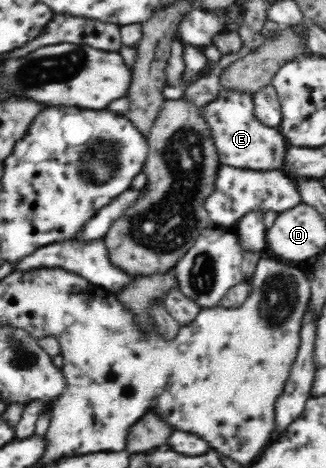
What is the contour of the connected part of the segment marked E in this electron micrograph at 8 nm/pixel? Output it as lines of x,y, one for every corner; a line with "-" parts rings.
221,89
218,96
201,108
204,119
208,121
216,149
220,154
220,162
228,166
256,171
279,170
288,144
278,129
272,129
254,117
254,103
248,92
226,91

